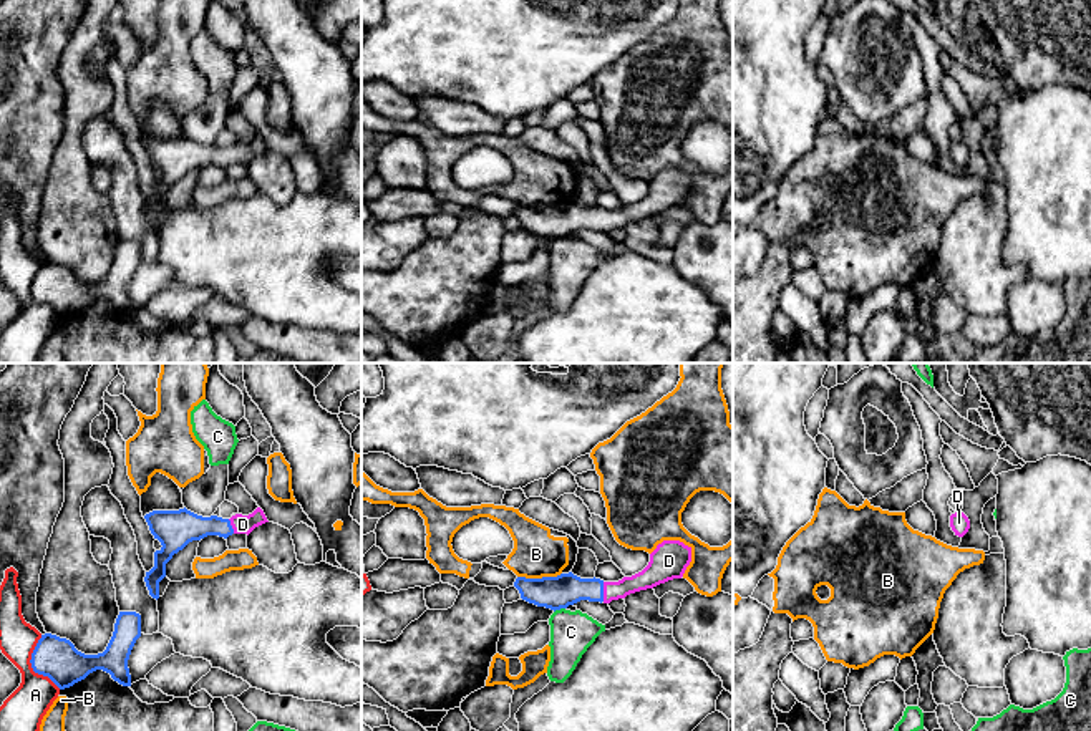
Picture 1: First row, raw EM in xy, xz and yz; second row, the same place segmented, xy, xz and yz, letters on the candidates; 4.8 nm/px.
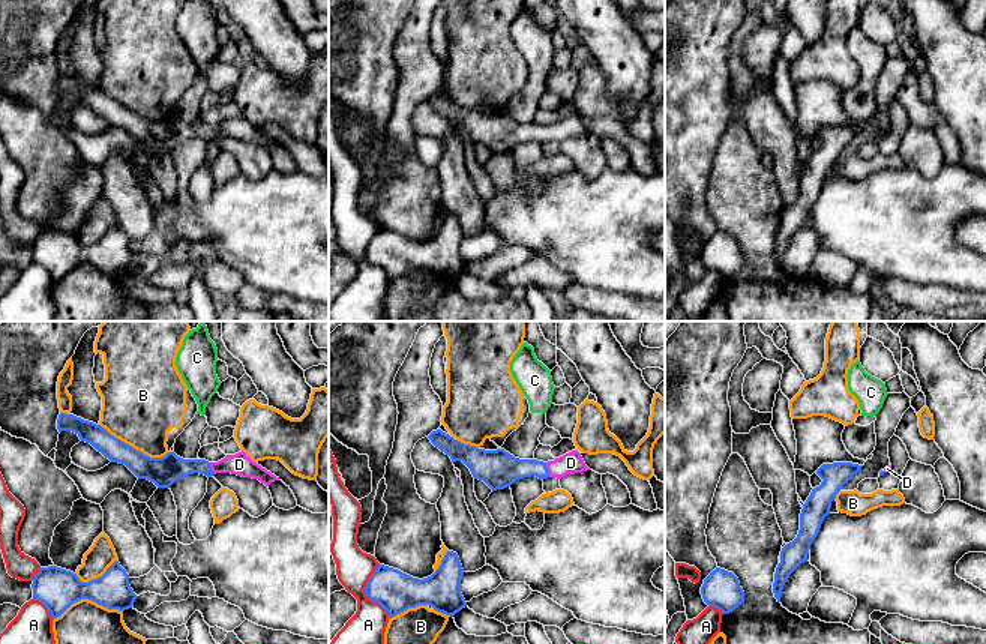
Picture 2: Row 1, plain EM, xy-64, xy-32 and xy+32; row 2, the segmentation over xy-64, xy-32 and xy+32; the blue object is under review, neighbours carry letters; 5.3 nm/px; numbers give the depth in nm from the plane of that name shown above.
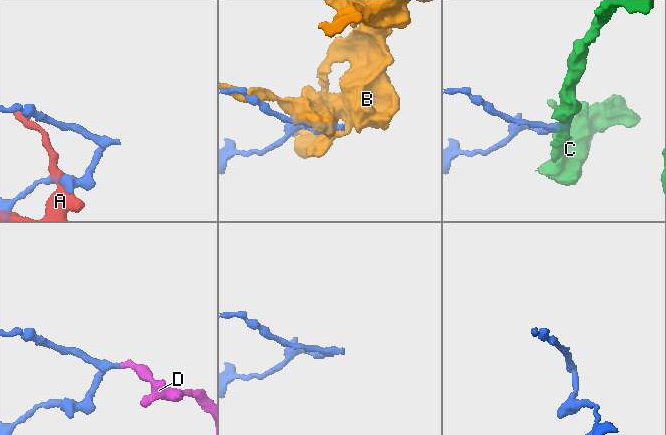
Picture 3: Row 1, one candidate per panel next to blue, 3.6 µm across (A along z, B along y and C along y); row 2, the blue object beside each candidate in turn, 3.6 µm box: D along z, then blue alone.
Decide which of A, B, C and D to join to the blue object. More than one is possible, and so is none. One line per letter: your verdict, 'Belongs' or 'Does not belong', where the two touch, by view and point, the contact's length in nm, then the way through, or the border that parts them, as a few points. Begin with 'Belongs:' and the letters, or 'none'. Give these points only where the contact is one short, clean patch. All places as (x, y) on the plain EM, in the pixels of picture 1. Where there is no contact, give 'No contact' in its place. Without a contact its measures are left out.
Belongs: D
A: Does not belong. Touches blue at xy (32, 295). Shared border 280 nm
B: Does not belong. Touches blue at xz (539, 208). Shared border 220 nm
C: Does not belong. Touches blue at xz (559, 237). Shared border 60 nm. Boundary: xz (564, 236), (554, 241)
D: Belongs. Touches blue at xz (602, 221). Shared border 100 nm. Path across: xz (557, 221), (602, 221), (619, 219), (650, 204)

